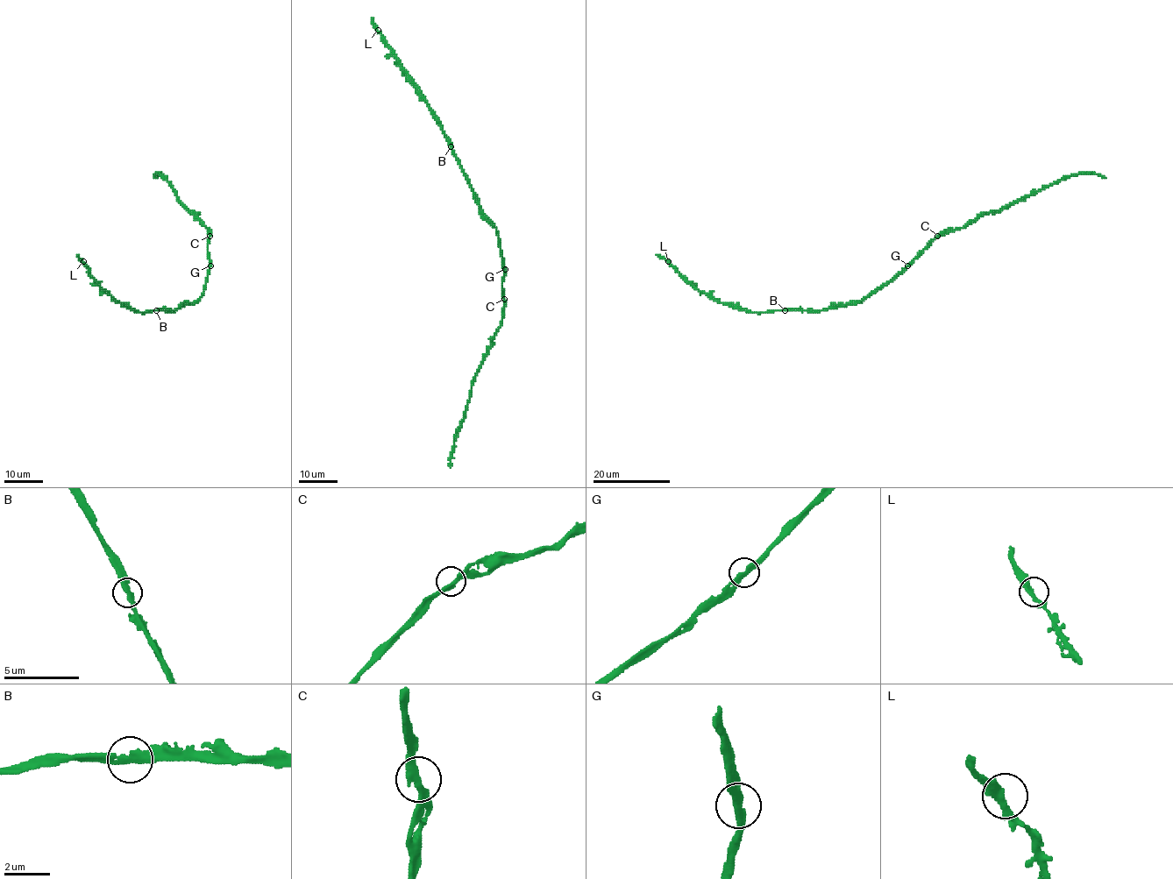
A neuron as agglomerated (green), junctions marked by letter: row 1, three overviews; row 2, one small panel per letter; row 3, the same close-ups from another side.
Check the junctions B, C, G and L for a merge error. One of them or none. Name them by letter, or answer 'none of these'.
none of these

